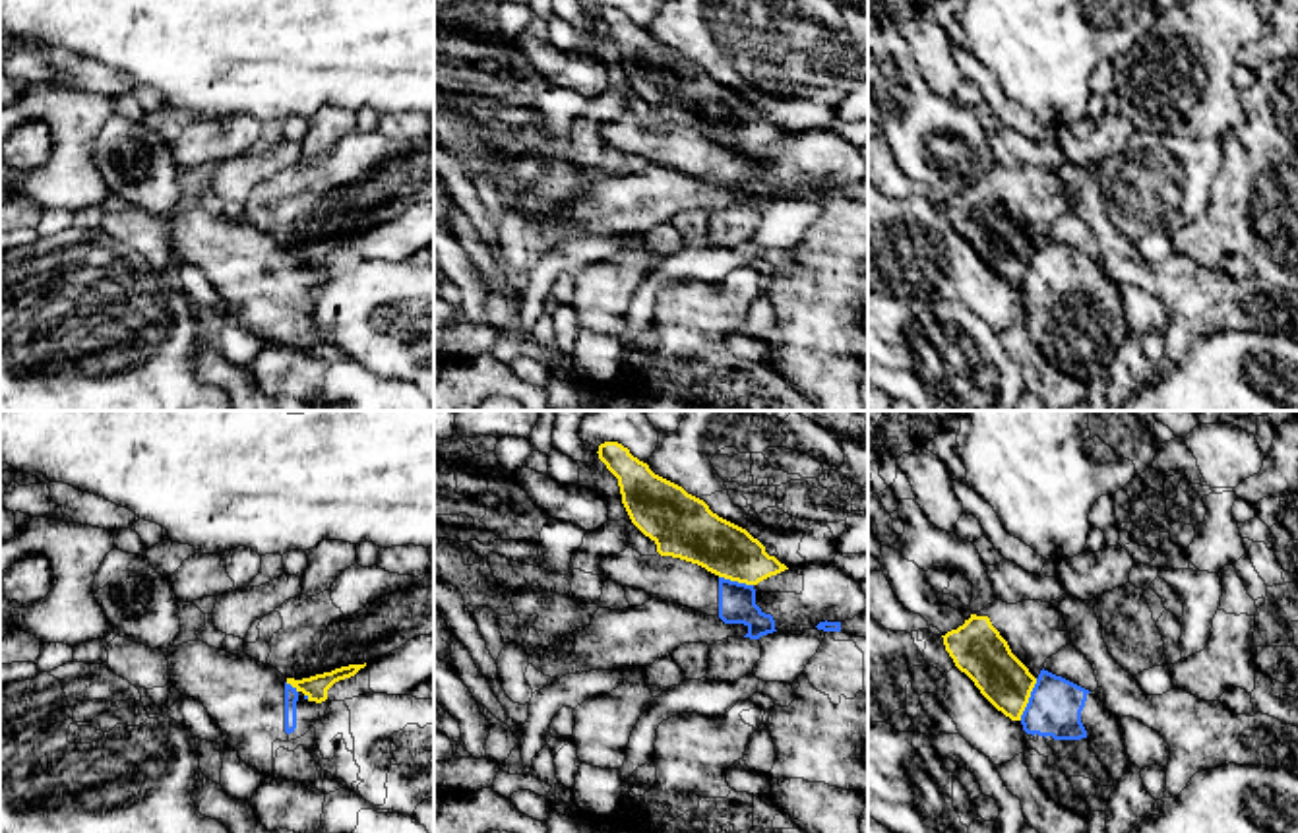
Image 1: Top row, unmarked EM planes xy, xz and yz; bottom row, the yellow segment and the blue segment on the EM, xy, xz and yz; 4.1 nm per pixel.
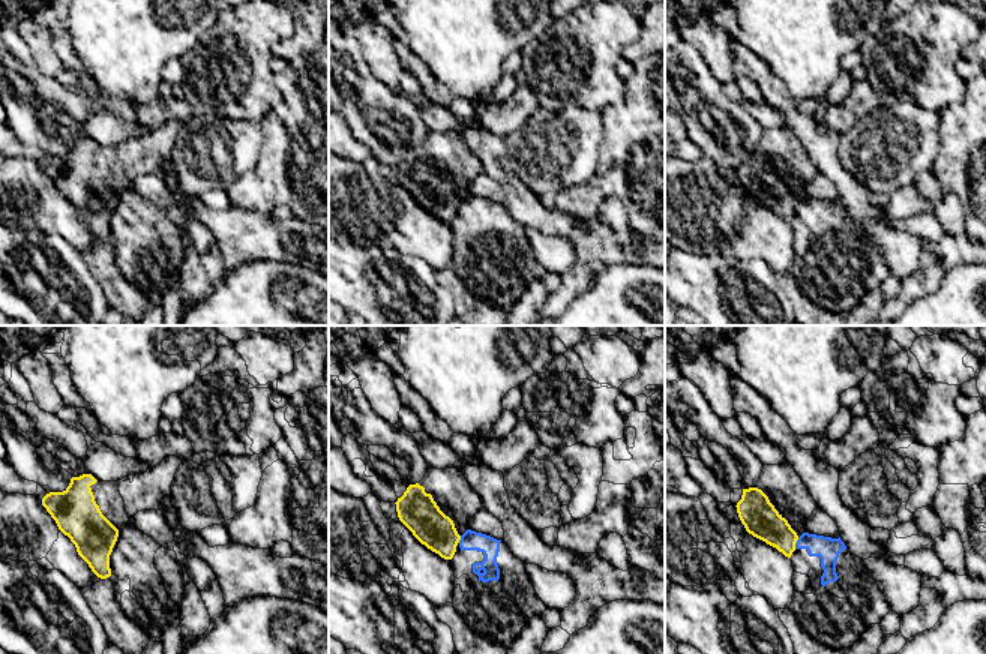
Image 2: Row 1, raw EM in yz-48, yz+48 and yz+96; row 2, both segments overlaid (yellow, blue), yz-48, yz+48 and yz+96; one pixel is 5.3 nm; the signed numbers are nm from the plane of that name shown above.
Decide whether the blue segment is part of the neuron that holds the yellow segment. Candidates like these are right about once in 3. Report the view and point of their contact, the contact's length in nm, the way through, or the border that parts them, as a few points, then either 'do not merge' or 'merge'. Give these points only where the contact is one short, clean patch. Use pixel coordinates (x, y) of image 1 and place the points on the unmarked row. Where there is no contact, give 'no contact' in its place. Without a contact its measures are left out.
meets yellow in yz at (1027, 266); contact 190 nm long; border along yz (1037, 245), (1019, 285); do not merge

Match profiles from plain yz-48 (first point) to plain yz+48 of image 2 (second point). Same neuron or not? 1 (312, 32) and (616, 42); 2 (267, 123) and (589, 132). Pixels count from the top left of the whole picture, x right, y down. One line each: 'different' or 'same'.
1: different
2: different

